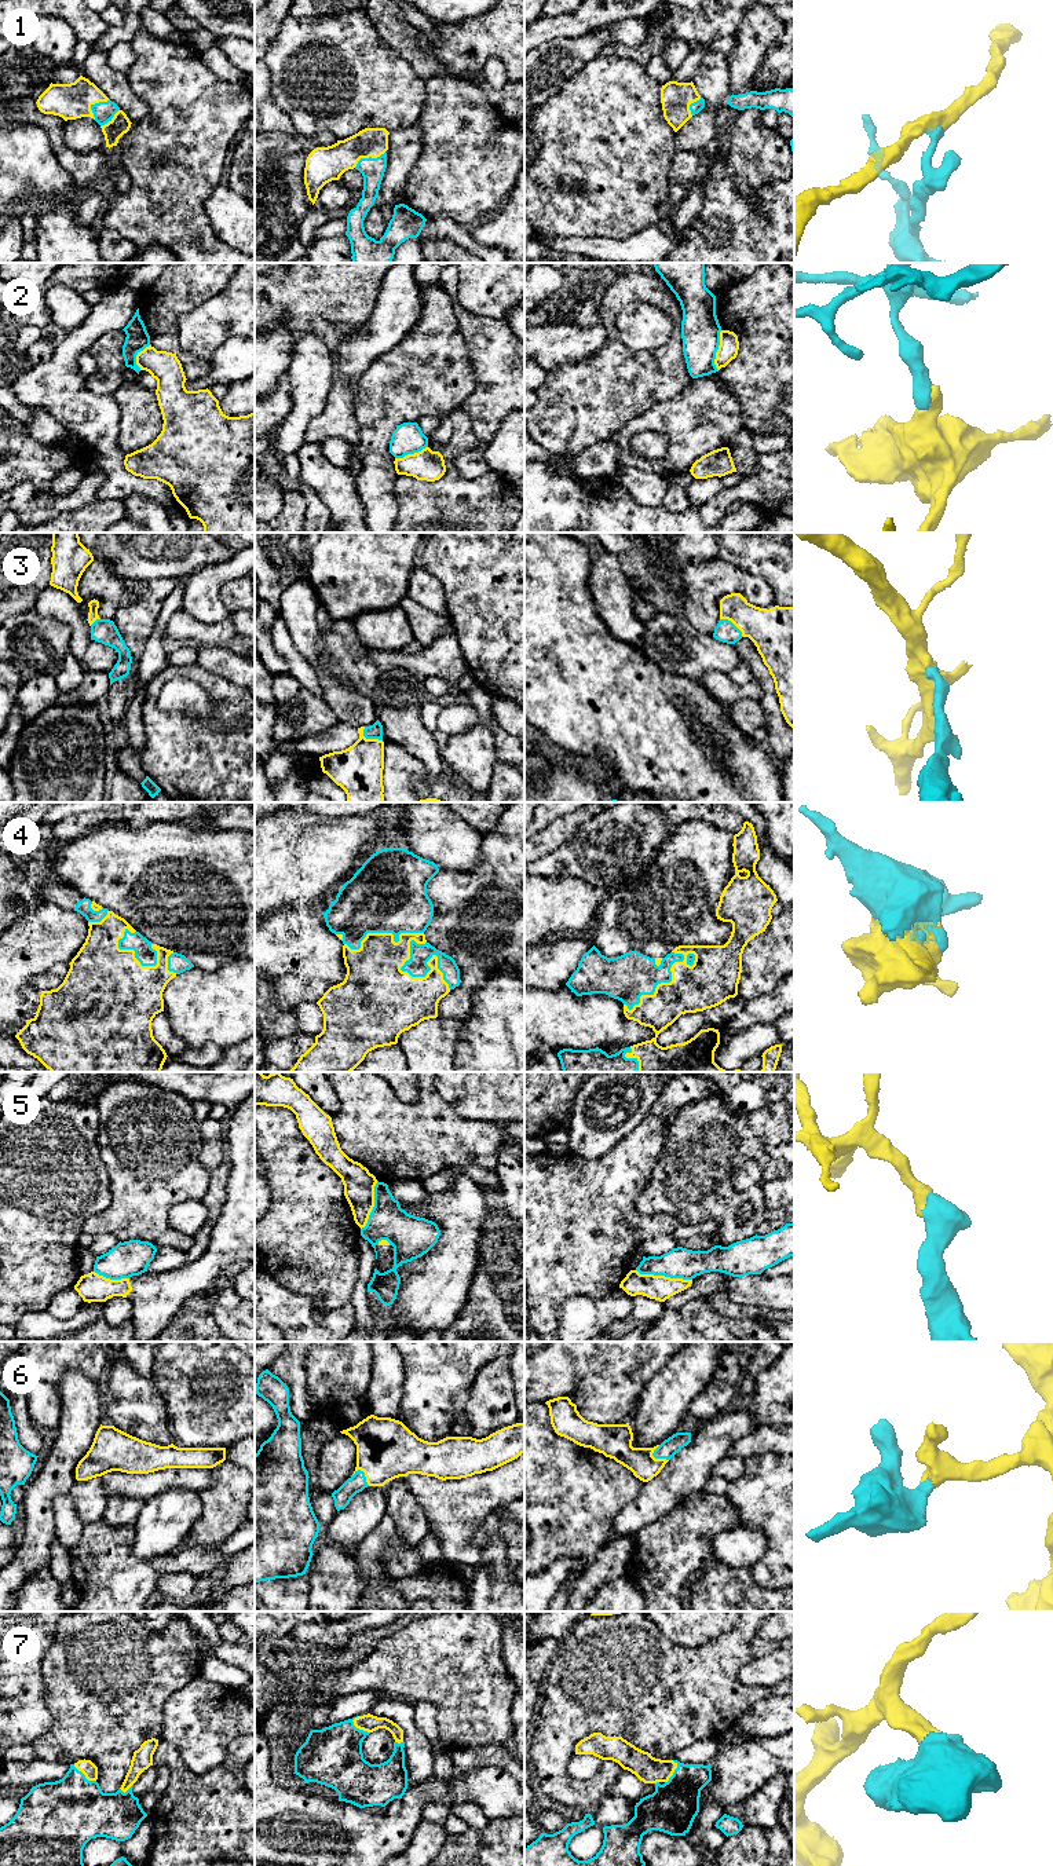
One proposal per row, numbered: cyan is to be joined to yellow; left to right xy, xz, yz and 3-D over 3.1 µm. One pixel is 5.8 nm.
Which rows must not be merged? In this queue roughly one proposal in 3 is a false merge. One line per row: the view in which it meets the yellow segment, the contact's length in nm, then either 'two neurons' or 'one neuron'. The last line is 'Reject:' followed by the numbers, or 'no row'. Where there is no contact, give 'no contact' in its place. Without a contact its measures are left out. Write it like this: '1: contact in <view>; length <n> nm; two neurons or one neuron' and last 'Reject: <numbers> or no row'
1: contact in xz; length 200 nm; one neuron
2: contact in yz; length 240 nm; two neurons
3: contact in xz; length 140 nm; one neuron
4: contact in yz; length 500 nm; one neuron
5: contact in yz; length 340 nm; two neurons
6: contact in xz; length 130 nm; one neuron
7: contact in xz; length 130 nm; one neuron
Reject: 2, 5

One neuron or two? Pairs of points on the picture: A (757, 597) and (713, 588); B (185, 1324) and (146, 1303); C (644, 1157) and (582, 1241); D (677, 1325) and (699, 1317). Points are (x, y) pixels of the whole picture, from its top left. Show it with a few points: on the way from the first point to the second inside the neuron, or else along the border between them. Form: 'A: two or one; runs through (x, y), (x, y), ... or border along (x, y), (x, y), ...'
A: one; runs through (746, 588), (743, 585), (724, 585)
B: two; border along (182, 1306), (164, 1327)
C: one; runs through (624, 1178), (582, 1221)
D: one; runs through (683, 1325), (694, 1323)

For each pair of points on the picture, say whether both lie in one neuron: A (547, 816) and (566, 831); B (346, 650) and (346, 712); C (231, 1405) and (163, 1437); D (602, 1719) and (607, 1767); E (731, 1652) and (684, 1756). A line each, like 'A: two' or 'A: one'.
A: two
B: two
C: two
D: one
E: two

